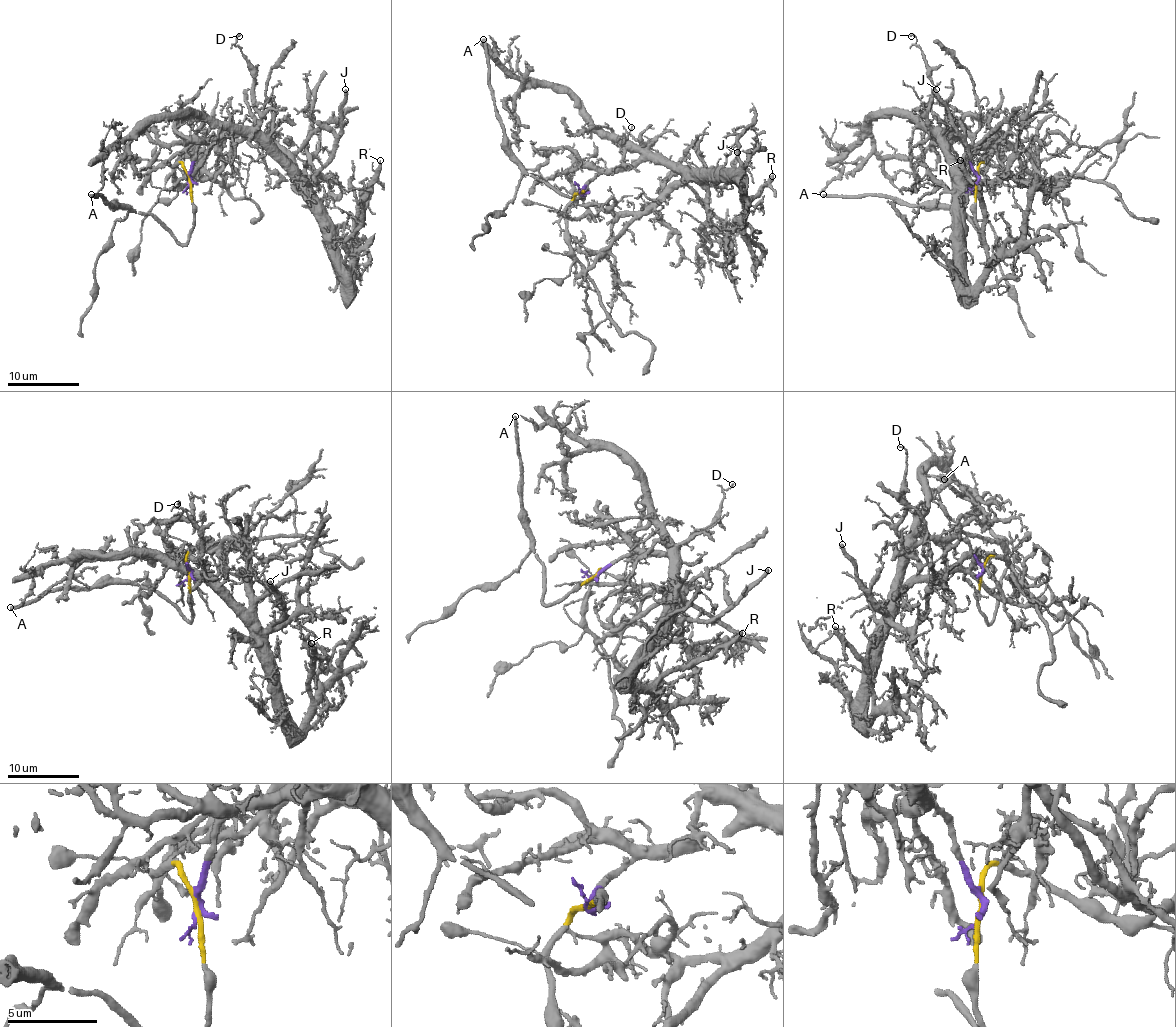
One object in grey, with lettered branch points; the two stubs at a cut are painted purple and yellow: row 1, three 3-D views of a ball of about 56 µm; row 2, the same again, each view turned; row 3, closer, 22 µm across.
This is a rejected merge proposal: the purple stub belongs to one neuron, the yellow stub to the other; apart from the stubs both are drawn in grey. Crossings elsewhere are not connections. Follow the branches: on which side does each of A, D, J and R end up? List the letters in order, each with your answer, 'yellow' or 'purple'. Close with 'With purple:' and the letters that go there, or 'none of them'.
A: yellow
D: purple
J: purple
R: purple
With purple: D, J, R

